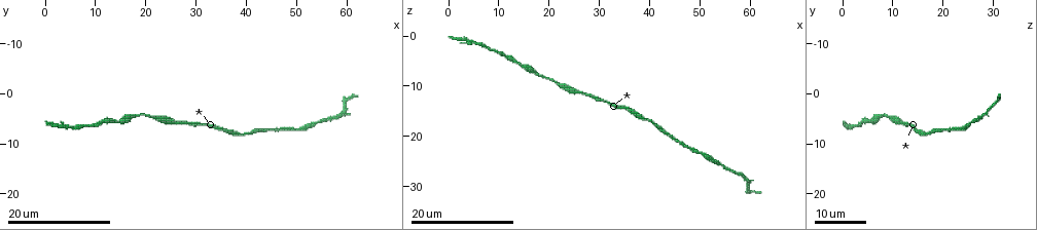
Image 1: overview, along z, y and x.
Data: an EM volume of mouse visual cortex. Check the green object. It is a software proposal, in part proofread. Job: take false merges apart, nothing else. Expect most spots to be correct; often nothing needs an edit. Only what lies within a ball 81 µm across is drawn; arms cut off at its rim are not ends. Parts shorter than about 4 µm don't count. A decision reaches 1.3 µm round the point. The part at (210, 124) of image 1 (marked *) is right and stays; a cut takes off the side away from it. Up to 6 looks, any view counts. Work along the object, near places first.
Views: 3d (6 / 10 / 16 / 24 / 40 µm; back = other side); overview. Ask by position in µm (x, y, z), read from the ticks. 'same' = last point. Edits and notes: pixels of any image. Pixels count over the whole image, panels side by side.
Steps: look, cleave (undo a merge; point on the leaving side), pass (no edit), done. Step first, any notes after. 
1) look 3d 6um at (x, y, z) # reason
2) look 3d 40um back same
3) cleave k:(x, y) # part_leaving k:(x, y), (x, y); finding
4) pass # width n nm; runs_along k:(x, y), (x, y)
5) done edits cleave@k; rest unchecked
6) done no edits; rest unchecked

look 3d 16um at (59.0, 3.5, 28.5) # small branch off a trunk

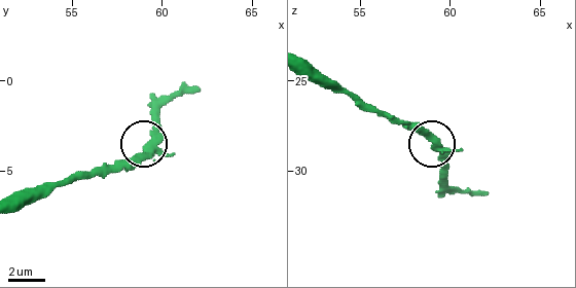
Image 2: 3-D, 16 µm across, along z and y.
look 3d 10um at (59.2, 3.7, 28.6)

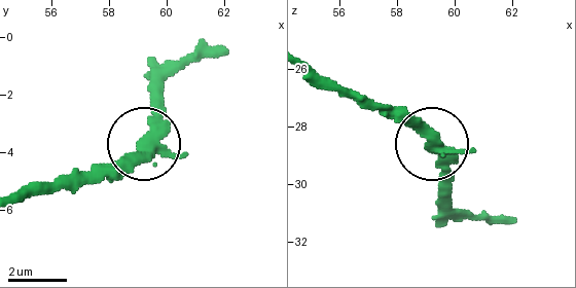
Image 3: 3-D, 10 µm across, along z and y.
pass # runs_along 3:(304, 63), (393, 107), (423, 135), (437, 164), (437, 213); continuous, no second cell

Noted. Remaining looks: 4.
look 3d 16um at (7.5, 6.5, 2.0)

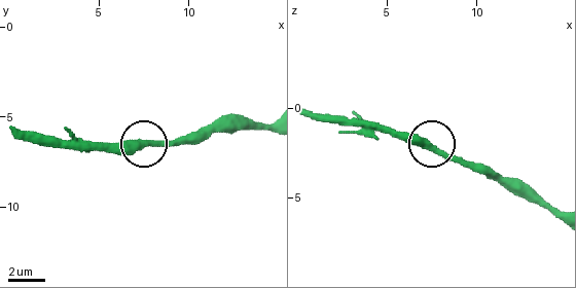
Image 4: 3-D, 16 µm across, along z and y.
look 3d 6um at (7.7, 6.4, 2.4) # closer look

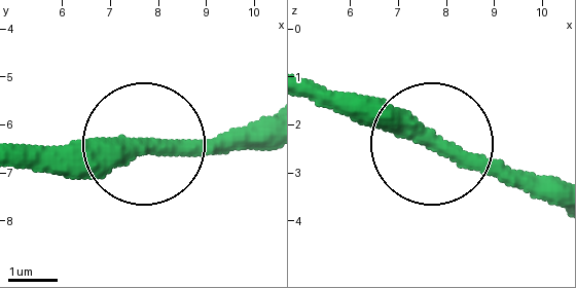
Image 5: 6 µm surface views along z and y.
pass # runs_along 5:(265, 126), (241, 138), (20, 150); continuous, no second cell

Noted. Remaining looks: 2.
look 3d 24um at (18.0, 4.5, 7.5) # calibre changes

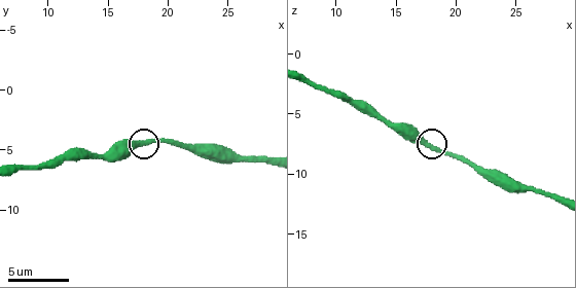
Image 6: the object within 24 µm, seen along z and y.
look 3d 10um at (18.2, 4.2, 8.0)

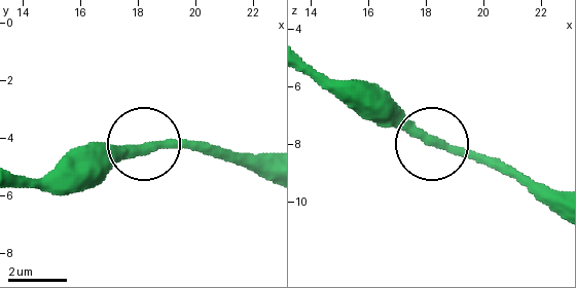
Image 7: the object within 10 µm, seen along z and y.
pass # runs_along 7:(556, 214), (505, 173), (424, 138), (382, 97); one cell here

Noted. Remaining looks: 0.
done no edits; rest unchecked

